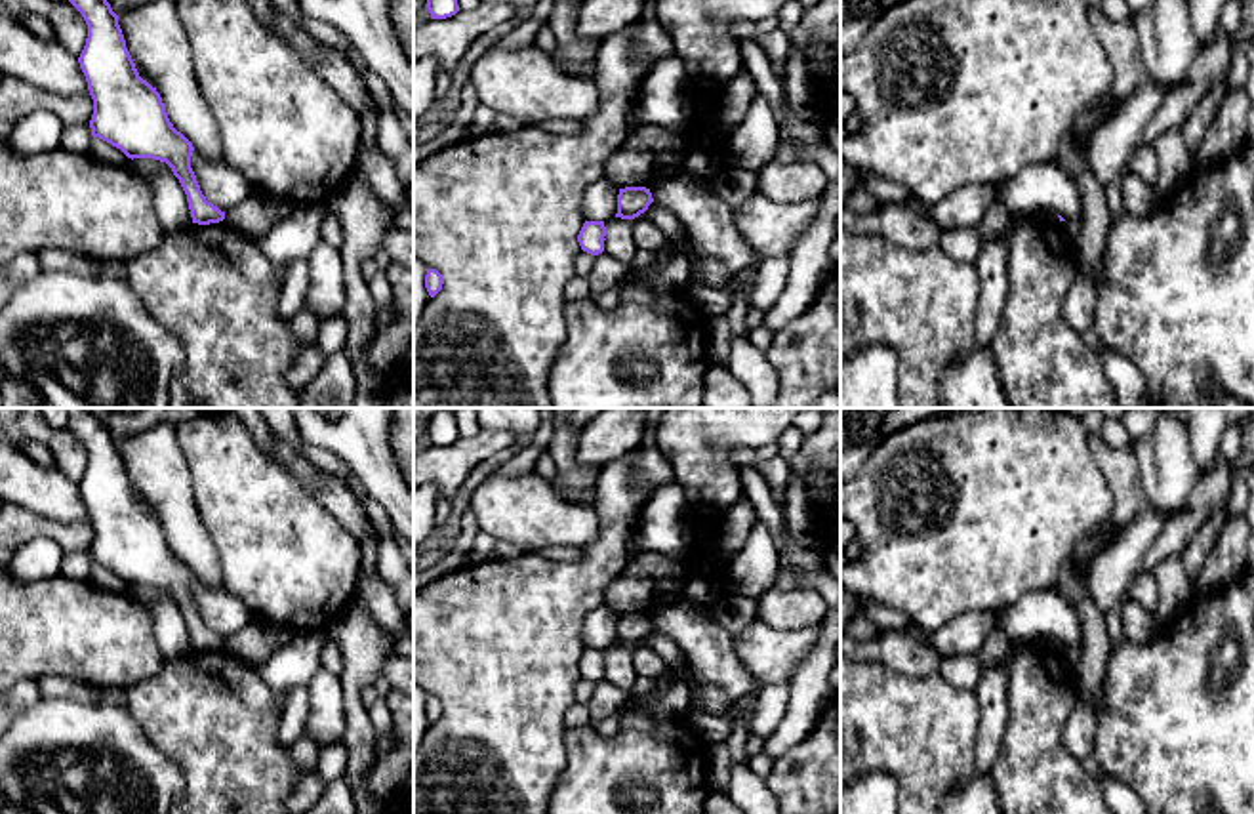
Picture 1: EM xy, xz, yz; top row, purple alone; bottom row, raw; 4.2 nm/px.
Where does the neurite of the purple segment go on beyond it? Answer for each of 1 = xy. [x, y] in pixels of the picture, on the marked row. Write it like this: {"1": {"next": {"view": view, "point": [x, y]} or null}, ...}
{"1": {"next": null}}

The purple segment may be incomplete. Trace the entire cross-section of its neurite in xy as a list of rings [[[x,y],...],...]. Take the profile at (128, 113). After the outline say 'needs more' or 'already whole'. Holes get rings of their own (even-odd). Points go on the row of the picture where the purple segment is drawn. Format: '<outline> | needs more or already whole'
[[[69,2],[88,25],[78,63],[93,99],[91,135],[120,149],[131,160],[166,162],[187,194],[192,223],[223,221],[225,212],[206,200],[191,168],[192,143],[170,122],[156,88],[139,76],[111,4]]] | already whole

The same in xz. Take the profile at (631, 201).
[[[625,187],[617,194],[617,214],[621,219],[635,219],[648,210],[654,202],[650,189],[646,187]]] | already whole

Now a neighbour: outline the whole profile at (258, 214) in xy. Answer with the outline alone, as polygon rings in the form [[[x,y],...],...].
[[[252,193],[246,200],[227,212],[223,221],[257,240],[278,221],[290,217],[293,208],[292,202],[280,196]]]

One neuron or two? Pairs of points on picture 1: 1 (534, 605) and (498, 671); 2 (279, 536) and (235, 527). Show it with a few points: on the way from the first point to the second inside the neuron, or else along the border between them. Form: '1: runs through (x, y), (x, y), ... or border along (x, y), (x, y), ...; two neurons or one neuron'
1: runs through (517, 622), (500, 639), (500, 654); one neuron
2: runs through (267, 530), (263, 527), (246, 527); one neuron

